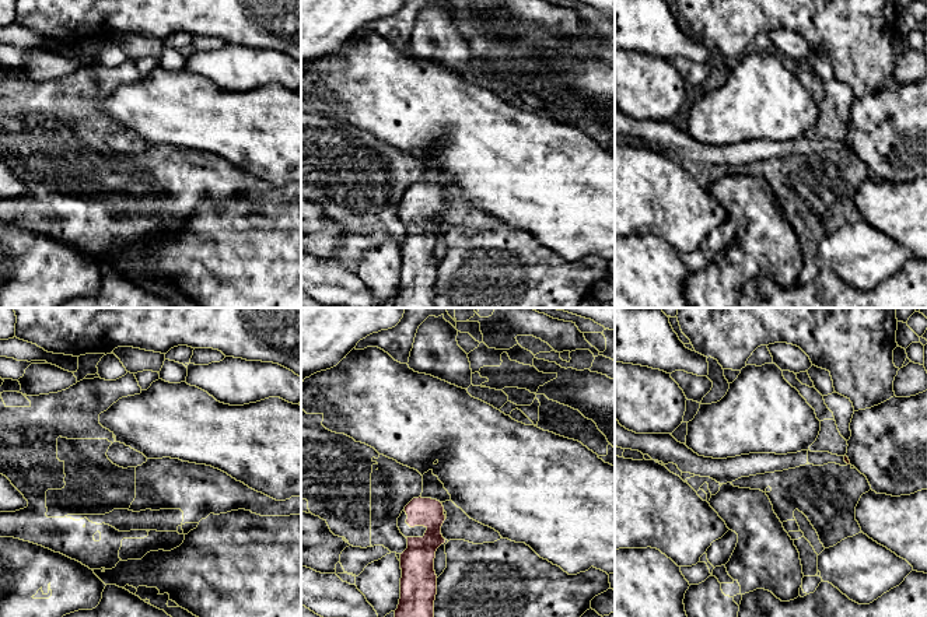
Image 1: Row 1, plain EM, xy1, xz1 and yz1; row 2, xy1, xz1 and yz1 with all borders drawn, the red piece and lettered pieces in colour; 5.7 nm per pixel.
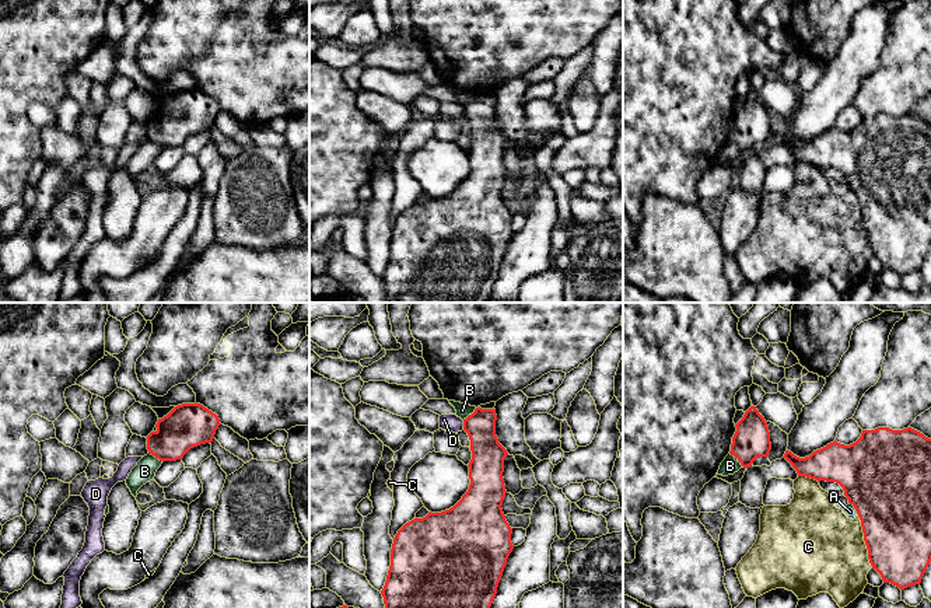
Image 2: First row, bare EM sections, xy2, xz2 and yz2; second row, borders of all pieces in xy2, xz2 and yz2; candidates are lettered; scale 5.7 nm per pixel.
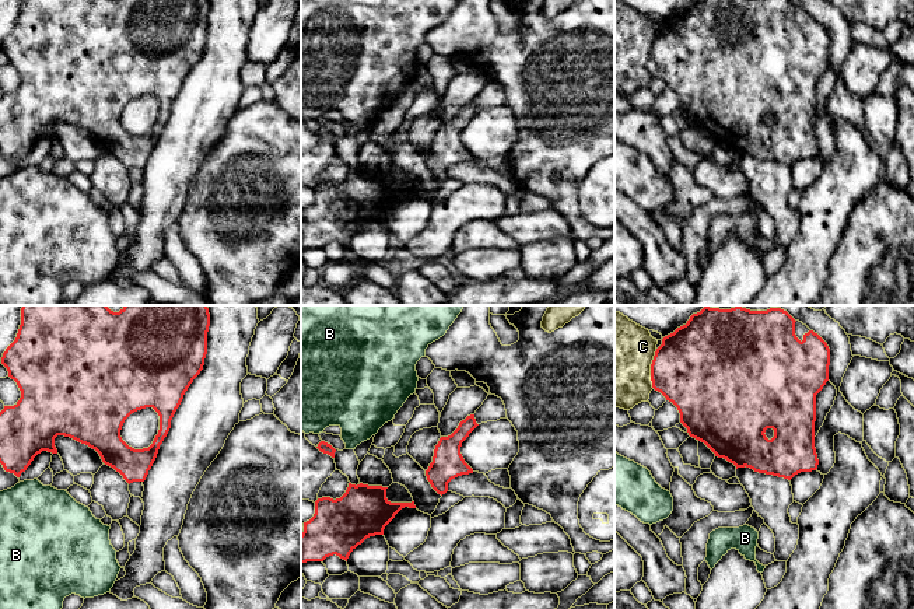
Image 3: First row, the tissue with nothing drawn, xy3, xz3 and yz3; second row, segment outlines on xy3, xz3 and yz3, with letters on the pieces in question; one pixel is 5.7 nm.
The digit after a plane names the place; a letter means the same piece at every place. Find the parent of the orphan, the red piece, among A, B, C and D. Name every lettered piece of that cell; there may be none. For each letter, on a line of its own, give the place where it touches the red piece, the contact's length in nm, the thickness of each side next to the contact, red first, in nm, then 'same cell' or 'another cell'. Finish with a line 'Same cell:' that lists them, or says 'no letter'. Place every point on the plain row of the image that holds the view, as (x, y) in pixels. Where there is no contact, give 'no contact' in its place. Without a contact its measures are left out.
A: yz2 (854, 194) | 90 nm | 500/70 nm | another cell
B: yz2 (738, 146) | 120 nm | 200/100 nm | another cell
C: yz2 (864, 226) | 320 nm | 420/480 nm | another cell
D: xz2 (464, 111) | 60 nm | 190/100 nm | another cell
Same cell: no letter

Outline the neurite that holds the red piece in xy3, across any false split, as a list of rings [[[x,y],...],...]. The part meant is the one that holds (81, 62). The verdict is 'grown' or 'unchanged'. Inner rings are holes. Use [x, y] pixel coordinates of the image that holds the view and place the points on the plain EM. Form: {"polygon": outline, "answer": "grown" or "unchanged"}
{"polygon": [[[21,0],[17,24],[1,43],[21,77],[20,87],[0,98],[4,157],[20,164],[42,137],[57,140],[55,125],[64,122],[95,136],[129,171],[144,168],[185,78],[203,56],[209,13],[210,0]],[[146,94],[158,99],[160,116],[148,134],[134,136],[122,126],[120,116],[132,99]]], "answer": "unchanged"}

